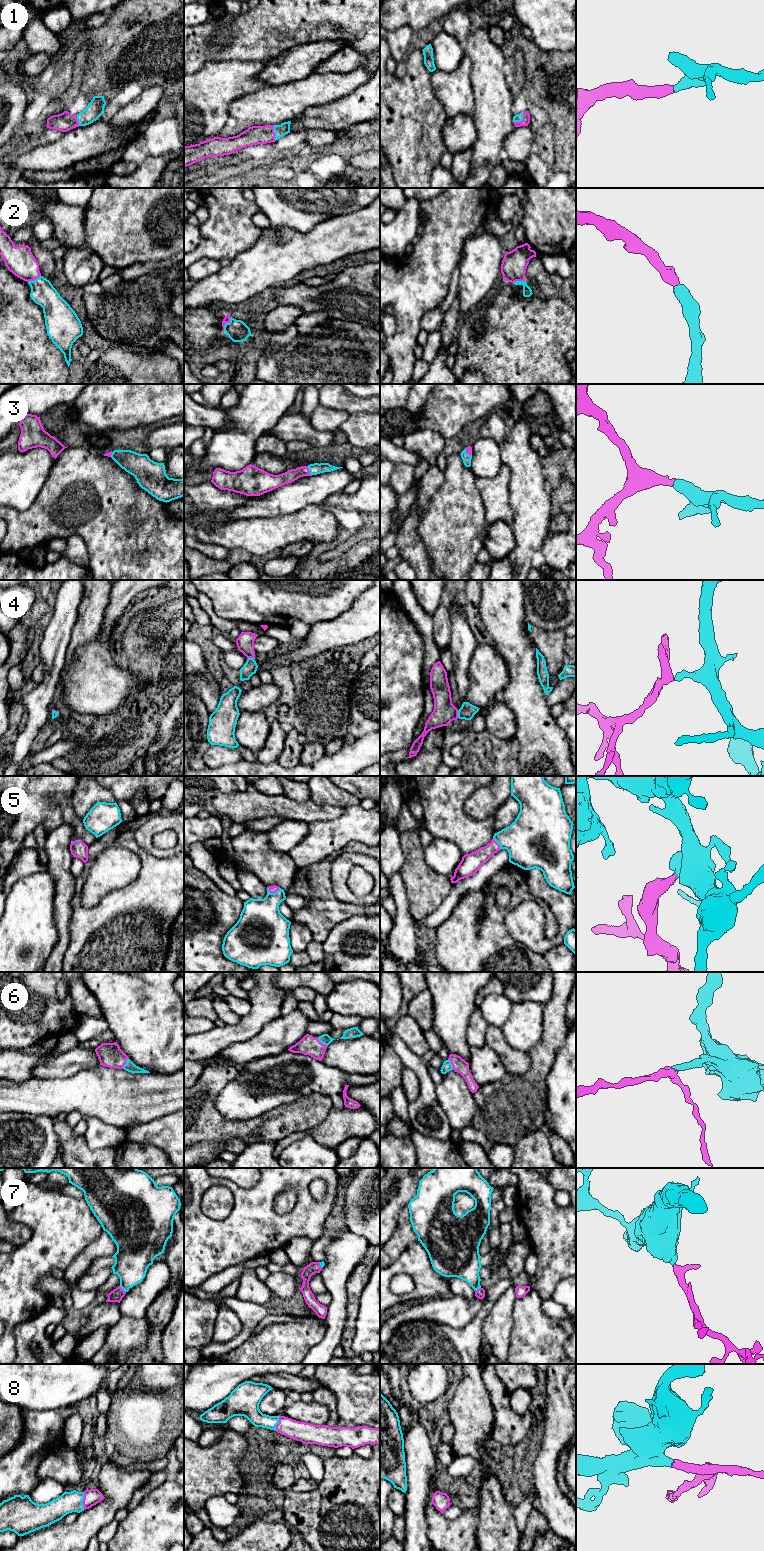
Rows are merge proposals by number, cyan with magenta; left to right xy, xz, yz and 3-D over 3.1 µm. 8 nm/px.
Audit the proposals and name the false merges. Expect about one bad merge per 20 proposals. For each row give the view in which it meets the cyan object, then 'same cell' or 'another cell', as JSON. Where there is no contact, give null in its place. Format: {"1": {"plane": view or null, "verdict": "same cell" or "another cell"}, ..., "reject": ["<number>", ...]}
{"1": {"plane": "yz", "verdict": "same cell"}, "2": {"plane": "xz", "verdict": "same cell"}, "3": {"plane": "xz", "verdict": "same cell"}, "4": {"plane": "yz", "verdict": "same cell"}, "5": {"plane": "xz", "verdict": "same cell"}, "6": {"plane": "xy", "verdict": "same cell"}, "7": {"plane": "xy", "verdict": "same cell"}, "8": {"plane": "xy", "verdict": "same cell"}, "reject": []}

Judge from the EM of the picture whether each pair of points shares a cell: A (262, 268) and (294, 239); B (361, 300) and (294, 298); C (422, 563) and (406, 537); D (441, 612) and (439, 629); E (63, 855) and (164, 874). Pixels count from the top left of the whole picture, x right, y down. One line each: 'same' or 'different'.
A: same
B: same
C: same
D: same
E: different

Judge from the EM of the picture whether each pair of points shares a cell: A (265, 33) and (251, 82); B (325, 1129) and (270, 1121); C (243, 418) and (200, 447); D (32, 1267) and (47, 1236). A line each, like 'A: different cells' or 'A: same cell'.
A: different cells
B: different cells
C: different cells
D: same cell

